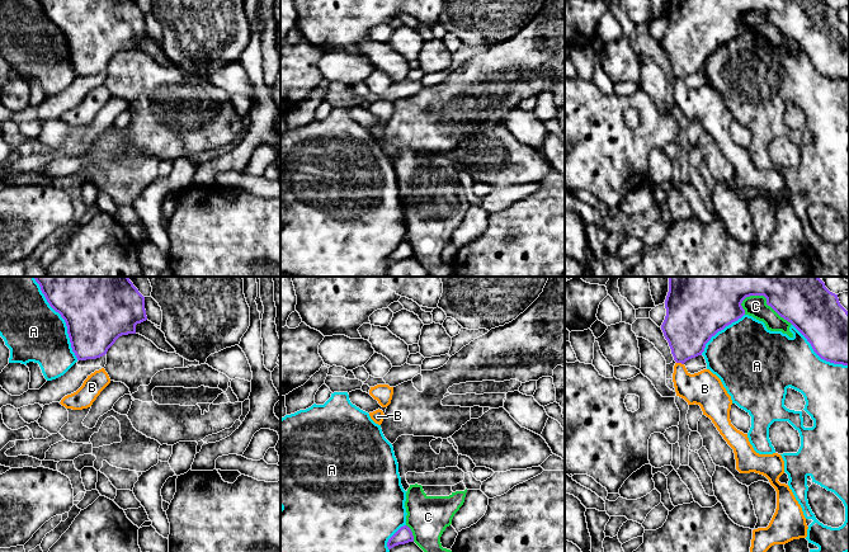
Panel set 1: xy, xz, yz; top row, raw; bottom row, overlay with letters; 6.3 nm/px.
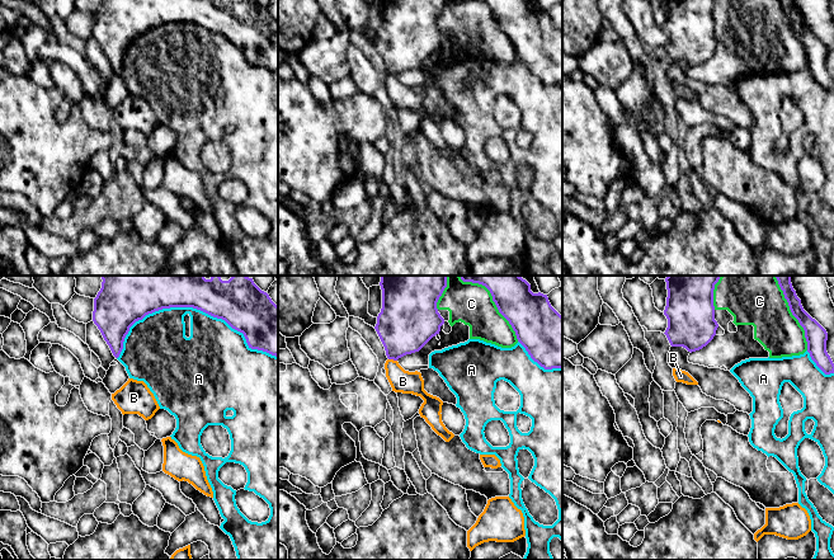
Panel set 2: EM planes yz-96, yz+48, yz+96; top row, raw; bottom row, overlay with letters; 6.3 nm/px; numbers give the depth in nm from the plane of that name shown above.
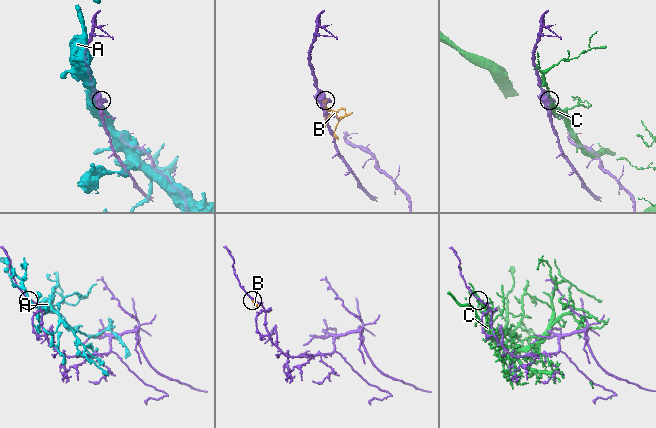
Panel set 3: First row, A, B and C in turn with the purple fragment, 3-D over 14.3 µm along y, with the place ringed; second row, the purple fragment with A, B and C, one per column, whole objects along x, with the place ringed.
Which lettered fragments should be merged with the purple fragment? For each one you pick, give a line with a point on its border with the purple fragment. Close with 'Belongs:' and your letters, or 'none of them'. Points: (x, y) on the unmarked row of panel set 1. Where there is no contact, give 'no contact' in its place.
Belongs: none of them

